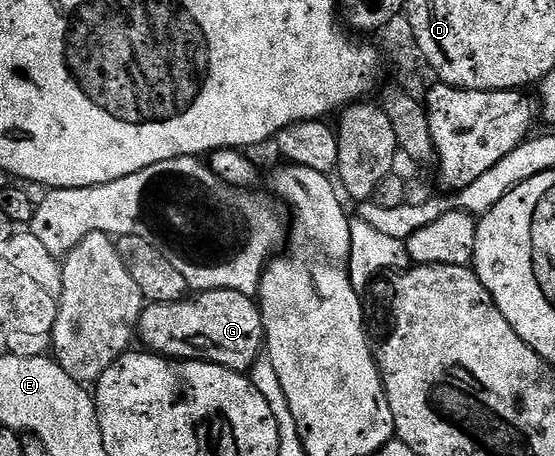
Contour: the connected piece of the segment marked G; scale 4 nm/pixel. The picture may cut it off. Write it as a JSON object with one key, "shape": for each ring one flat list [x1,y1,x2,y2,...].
{"shape":[[218,288,212,292,199,292,194,298,169,302,168,304,148,303,139,319,138,339,143,339,142,347,160,356,173,360,207,360,220,364,234,372,250,373,251,367,265,352,263,312,252,297,237,290]]}

